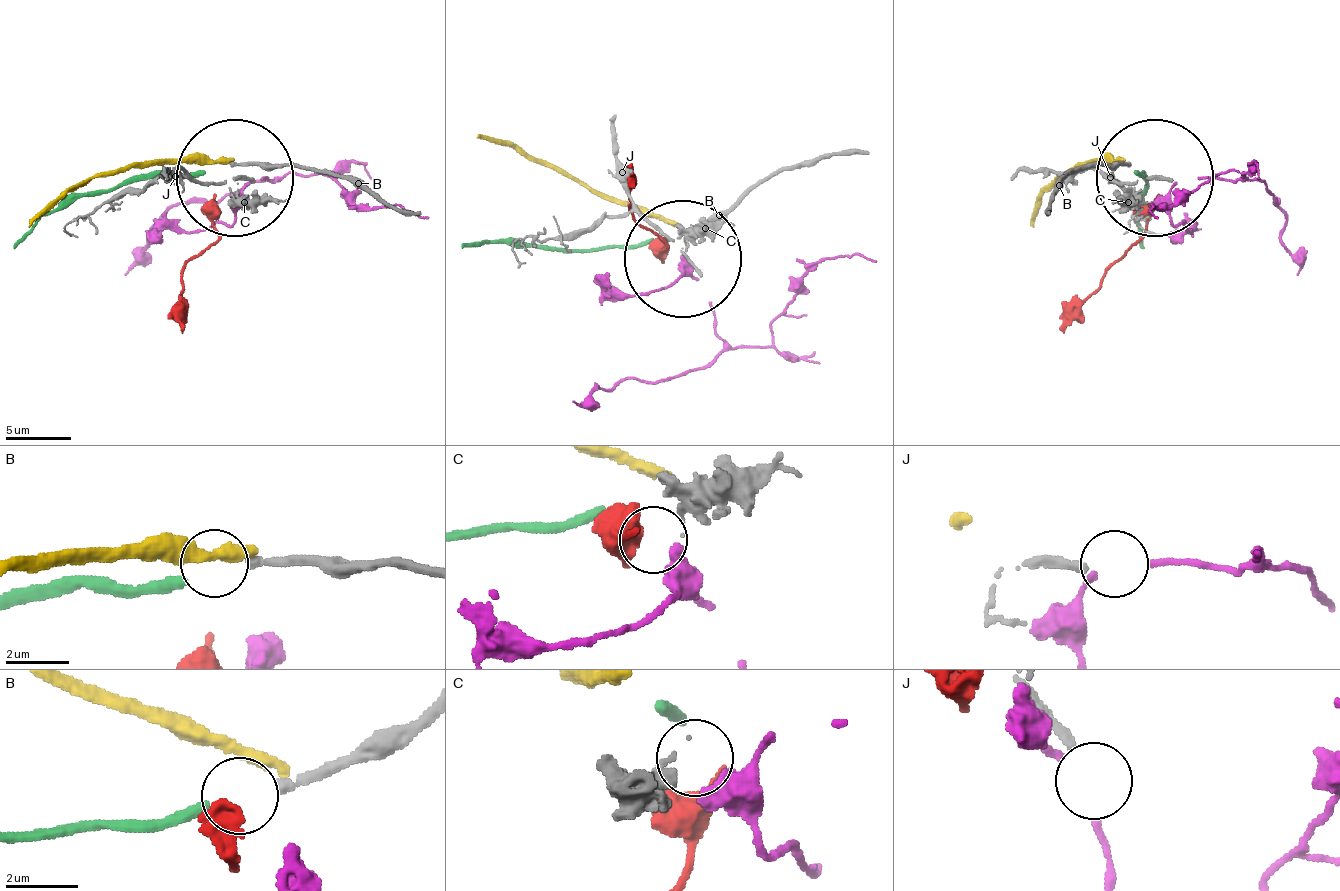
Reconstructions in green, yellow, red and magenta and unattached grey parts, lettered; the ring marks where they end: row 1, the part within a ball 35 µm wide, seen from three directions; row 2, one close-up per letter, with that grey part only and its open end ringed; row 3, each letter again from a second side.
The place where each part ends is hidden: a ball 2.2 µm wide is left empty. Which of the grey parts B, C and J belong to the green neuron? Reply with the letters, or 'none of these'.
B

